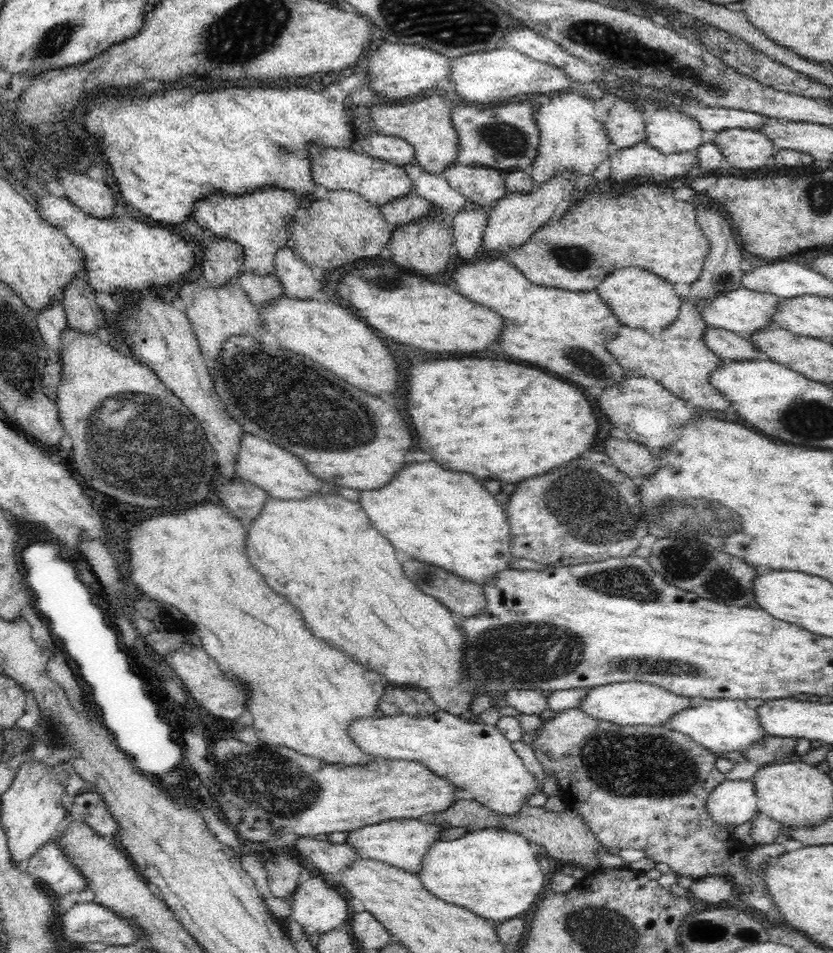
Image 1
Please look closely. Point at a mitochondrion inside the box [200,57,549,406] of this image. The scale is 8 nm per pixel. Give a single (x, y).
(507, 139)

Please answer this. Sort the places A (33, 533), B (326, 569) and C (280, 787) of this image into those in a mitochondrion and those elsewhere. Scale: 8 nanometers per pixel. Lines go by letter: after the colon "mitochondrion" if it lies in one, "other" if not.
A: other
B: other
C: mitochondrion

